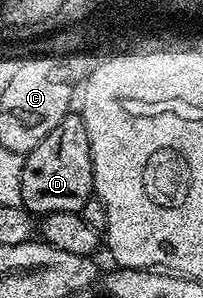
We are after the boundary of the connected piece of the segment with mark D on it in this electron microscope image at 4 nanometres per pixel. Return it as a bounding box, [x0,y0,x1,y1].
[22,112,93,216]

